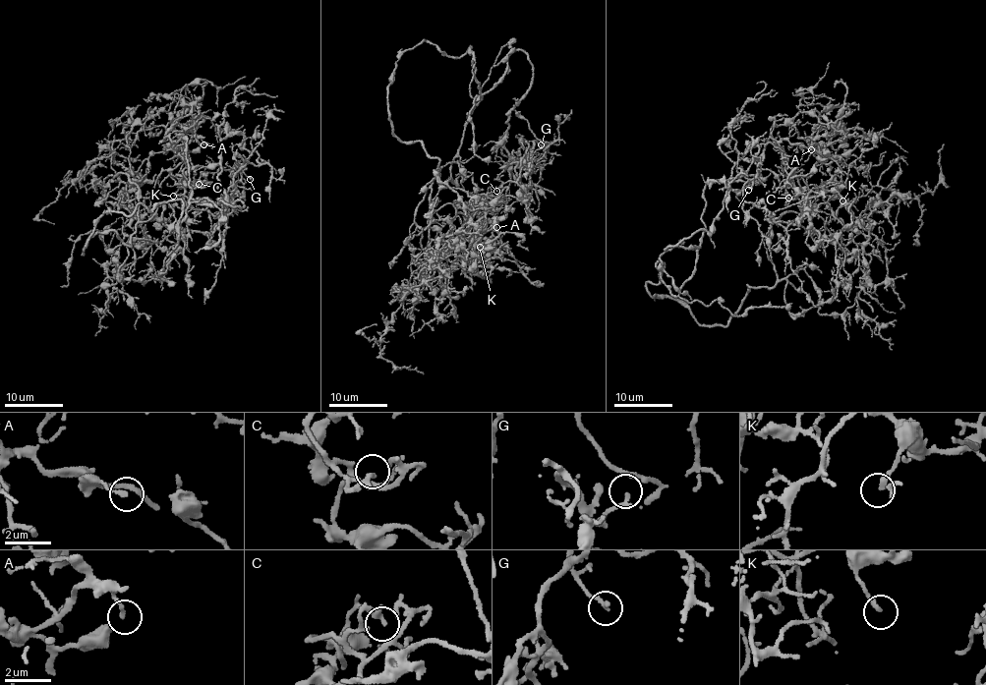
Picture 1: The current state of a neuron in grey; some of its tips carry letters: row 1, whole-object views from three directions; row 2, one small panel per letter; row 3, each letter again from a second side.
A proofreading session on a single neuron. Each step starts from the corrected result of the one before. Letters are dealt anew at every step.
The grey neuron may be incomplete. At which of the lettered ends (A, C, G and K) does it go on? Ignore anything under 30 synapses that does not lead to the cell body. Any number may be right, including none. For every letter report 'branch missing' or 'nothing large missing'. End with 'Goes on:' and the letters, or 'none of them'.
A: nothing large missing
C: nothing large missing
G: branch missing
K: nothing large missing
Goes on: G

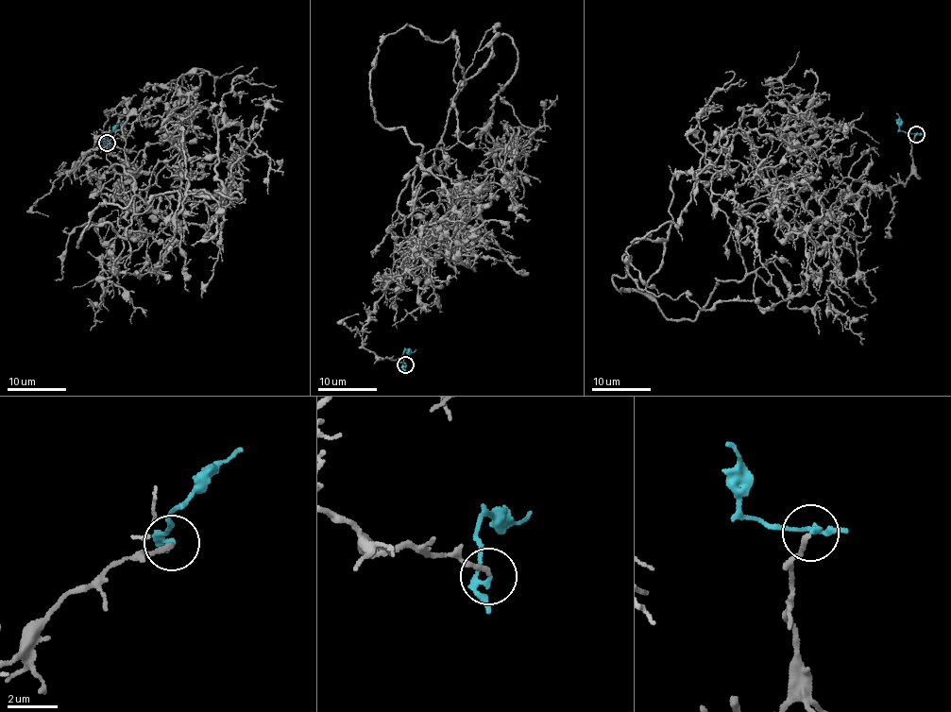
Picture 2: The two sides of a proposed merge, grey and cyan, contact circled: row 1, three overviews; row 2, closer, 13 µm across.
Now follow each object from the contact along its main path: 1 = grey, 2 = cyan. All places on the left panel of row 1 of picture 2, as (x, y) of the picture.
1: (107, 143), (59, 172), (83, 161), (117, 194), (156, 179), (182, 132), (189, 189), (156, 266), (172, 277)
2: (107, 143), (105, 141), (107, 135), (124, 121)

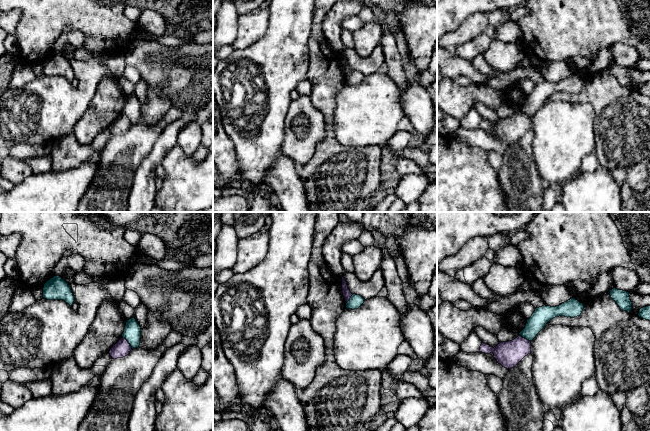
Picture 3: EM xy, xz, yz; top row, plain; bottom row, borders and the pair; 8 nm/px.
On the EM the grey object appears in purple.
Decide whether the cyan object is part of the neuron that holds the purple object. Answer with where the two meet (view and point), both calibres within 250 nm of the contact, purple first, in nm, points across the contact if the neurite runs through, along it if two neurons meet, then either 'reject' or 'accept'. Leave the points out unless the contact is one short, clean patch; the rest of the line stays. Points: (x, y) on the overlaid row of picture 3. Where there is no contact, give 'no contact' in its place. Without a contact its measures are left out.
xy (127, 342) | 140/140 nm | along xy (122, 336), (132, 348) | reject

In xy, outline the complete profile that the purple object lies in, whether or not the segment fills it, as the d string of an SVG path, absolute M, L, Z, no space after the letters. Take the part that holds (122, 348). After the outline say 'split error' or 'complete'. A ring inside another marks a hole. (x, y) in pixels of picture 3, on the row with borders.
M121 338L109 351L110 356L112 359L117 358L123 358L127 356L130 351L132 350L132 347L128 343L128 341L125 338Z; complete

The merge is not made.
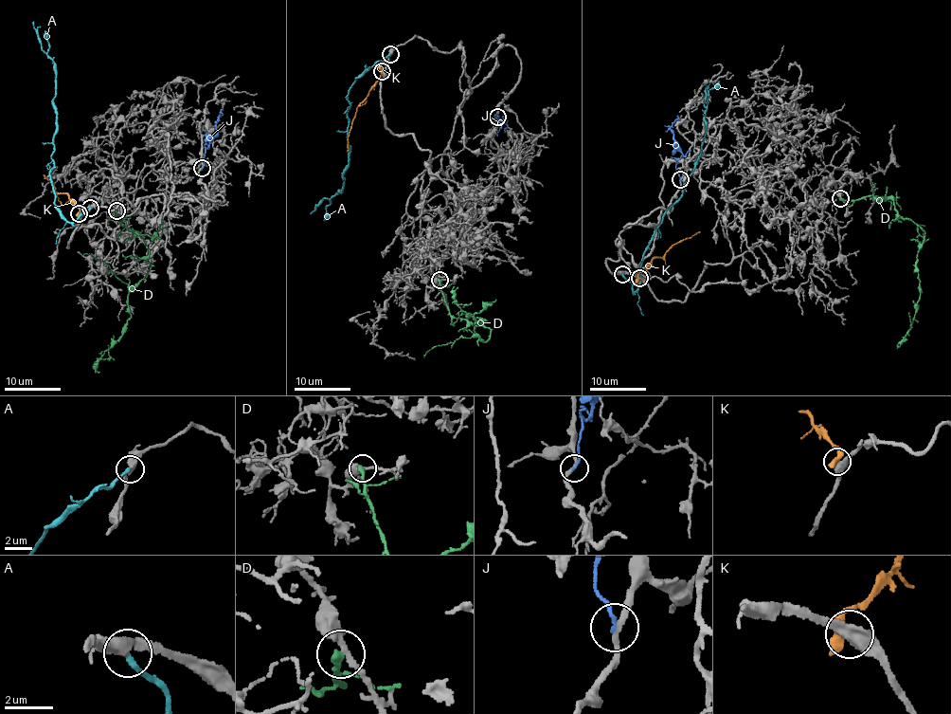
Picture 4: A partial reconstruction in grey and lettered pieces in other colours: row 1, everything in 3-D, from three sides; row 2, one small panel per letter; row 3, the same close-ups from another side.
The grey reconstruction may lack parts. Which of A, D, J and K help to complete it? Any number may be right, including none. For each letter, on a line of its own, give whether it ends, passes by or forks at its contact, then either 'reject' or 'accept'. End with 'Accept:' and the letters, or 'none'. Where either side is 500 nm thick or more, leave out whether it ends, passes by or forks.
A: it ends | reject
D: it ends | reject
J: it ends | accept
K: reject
Accept: J

